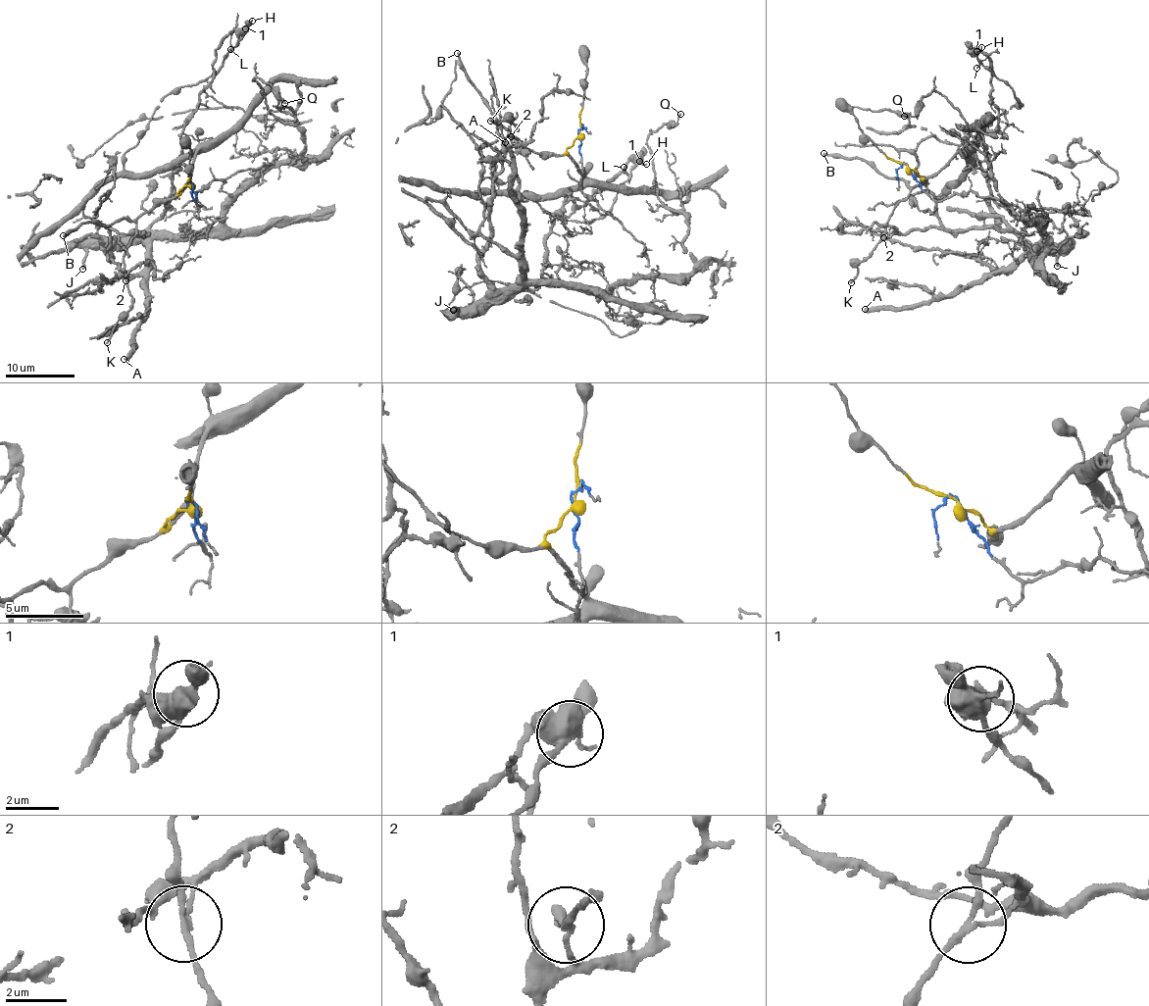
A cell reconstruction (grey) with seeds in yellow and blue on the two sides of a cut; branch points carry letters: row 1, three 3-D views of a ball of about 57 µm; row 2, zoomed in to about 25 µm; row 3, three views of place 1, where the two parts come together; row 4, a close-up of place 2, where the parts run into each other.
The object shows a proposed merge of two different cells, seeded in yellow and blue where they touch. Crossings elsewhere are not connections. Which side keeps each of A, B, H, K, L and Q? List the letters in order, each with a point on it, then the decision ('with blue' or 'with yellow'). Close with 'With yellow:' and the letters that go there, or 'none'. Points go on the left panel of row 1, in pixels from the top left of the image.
A: (124, 359) | with blue
B: (63, 235) | with yellow
H: (252, 21) | with blue
K: (107, 342) | with yellow
L: (230, 49) | with blue
Q: (284, 103) | with blue
With yellow: B, K

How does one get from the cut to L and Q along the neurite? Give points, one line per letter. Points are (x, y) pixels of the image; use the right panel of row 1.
L: (907, 167), (932, 199), (1036, 216), (1047, 251), (974, 149), (999, 123), (977, 68)
Q: (907, 167), (932, 199), (990, 196), (1037, 224), (998, 193), (944, 96), (931, 91), (904, 117)

